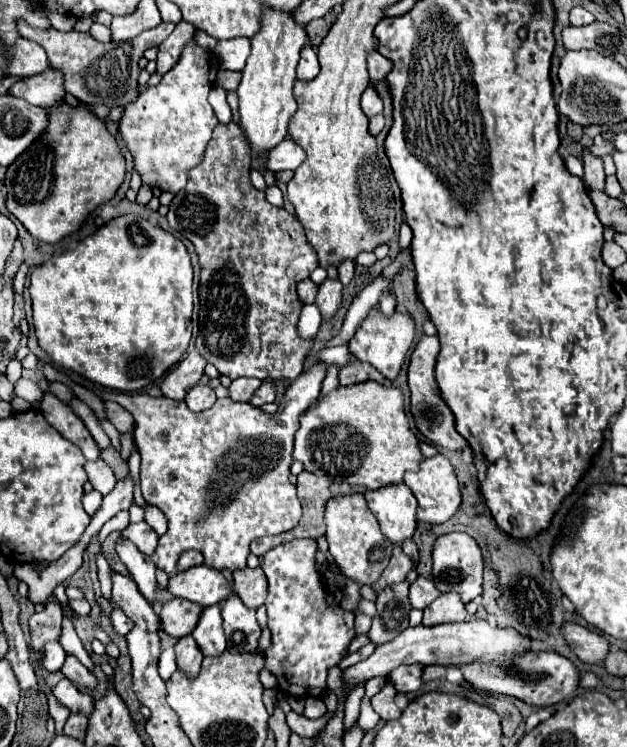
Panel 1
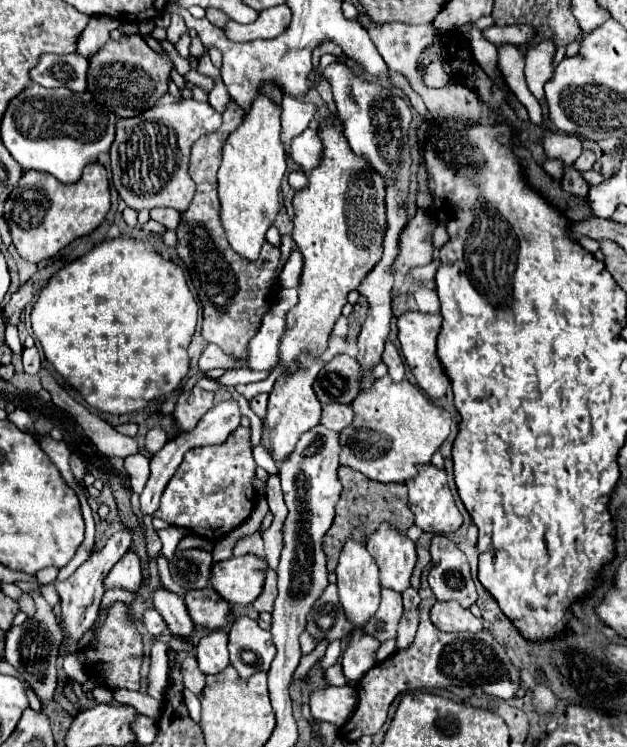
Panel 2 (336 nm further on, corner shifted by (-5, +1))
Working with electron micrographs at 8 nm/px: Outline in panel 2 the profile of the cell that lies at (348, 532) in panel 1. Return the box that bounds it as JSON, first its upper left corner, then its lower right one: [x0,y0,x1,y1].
[338,542,380,626]

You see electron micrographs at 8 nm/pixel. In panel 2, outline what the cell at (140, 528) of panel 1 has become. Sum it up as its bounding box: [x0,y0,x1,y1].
[104,550,142,592]

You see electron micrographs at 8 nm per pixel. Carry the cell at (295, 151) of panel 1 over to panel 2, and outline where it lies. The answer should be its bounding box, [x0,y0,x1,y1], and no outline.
[292,130,322,174]

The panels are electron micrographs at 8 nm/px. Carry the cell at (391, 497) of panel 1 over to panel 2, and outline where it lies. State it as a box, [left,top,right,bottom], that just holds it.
[366,526,416,594]

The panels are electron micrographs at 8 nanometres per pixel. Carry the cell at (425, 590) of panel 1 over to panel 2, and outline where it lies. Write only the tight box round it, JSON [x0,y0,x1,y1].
[396,610,420,652]

